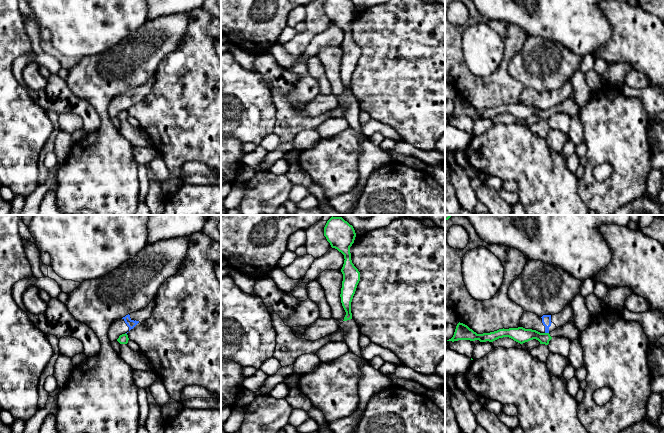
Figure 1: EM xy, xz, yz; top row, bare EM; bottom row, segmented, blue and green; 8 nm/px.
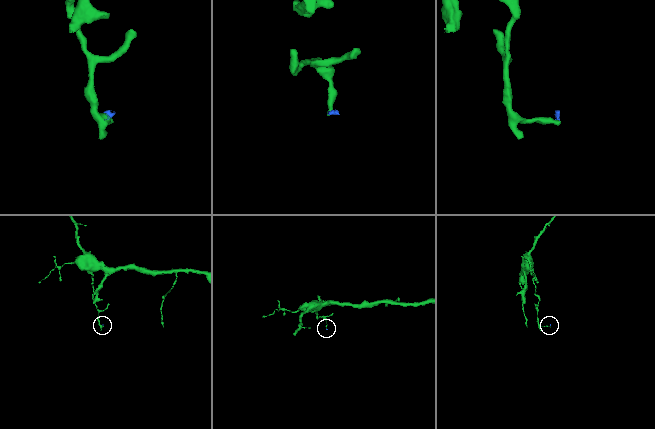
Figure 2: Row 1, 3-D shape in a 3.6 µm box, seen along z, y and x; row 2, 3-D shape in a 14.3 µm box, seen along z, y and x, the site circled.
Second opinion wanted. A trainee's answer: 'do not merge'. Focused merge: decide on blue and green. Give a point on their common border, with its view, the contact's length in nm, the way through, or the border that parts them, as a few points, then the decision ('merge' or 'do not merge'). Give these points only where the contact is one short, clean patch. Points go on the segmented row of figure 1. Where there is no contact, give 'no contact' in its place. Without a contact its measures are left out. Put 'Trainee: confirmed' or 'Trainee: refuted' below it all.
yz (547, 332) | 30 nm | along yz (545, 332), (548, 333) | do not merge
Trainee: confirmed

